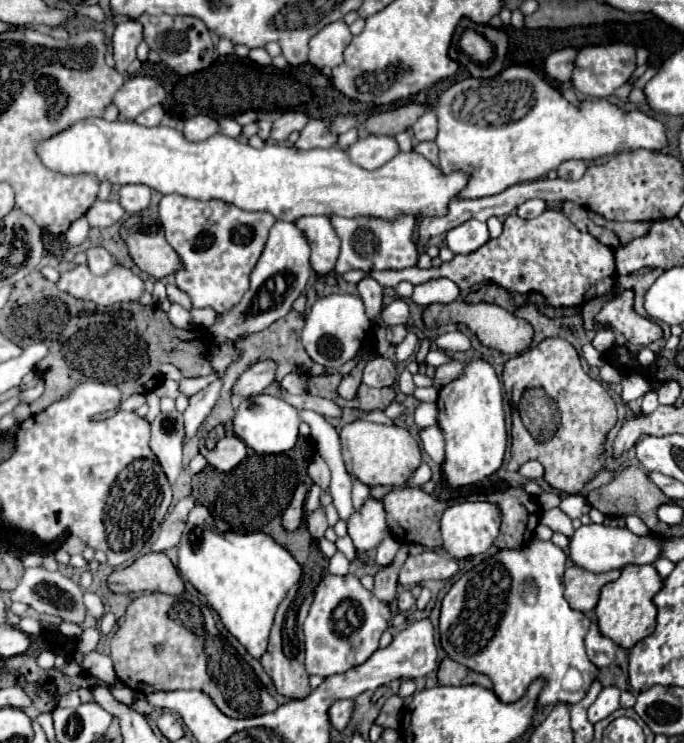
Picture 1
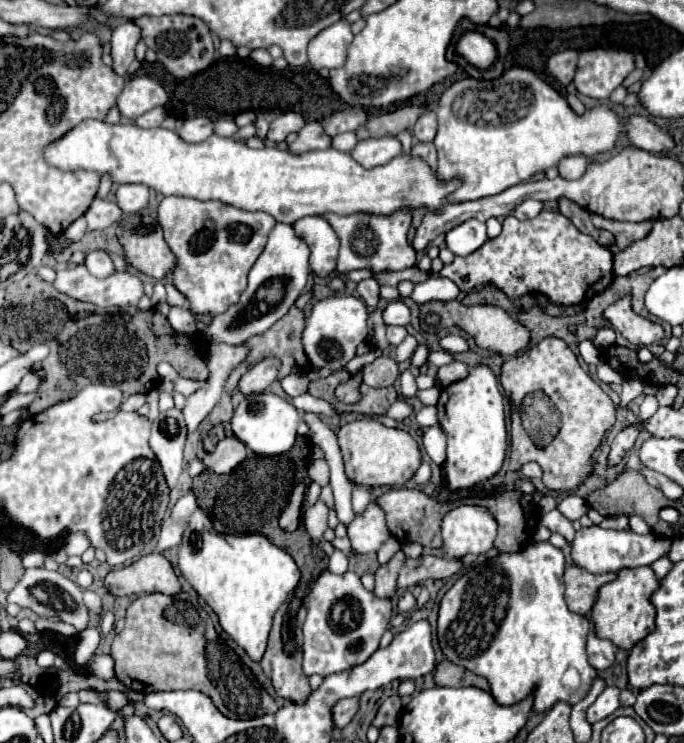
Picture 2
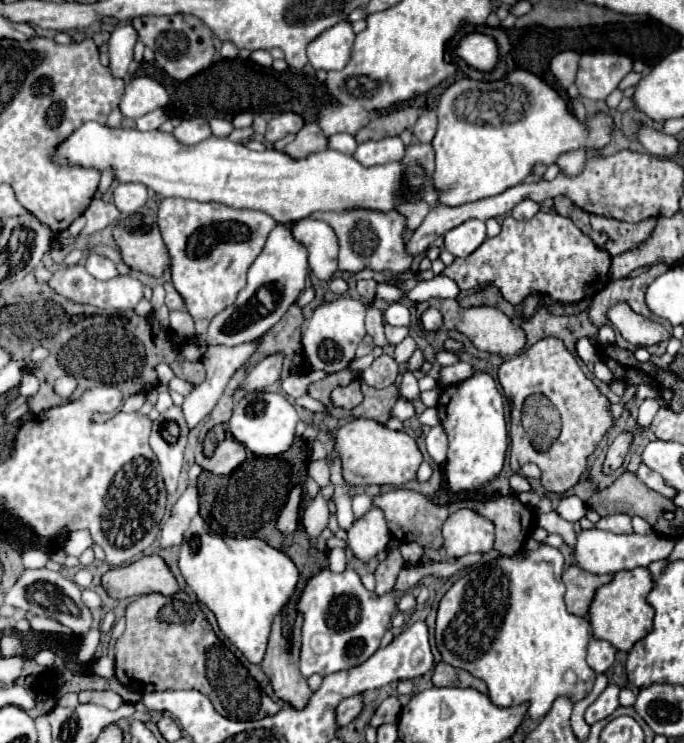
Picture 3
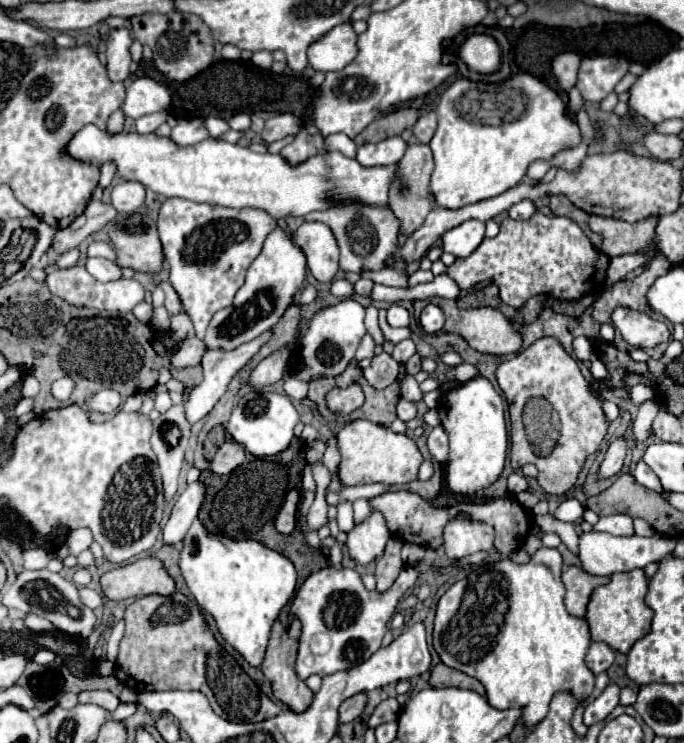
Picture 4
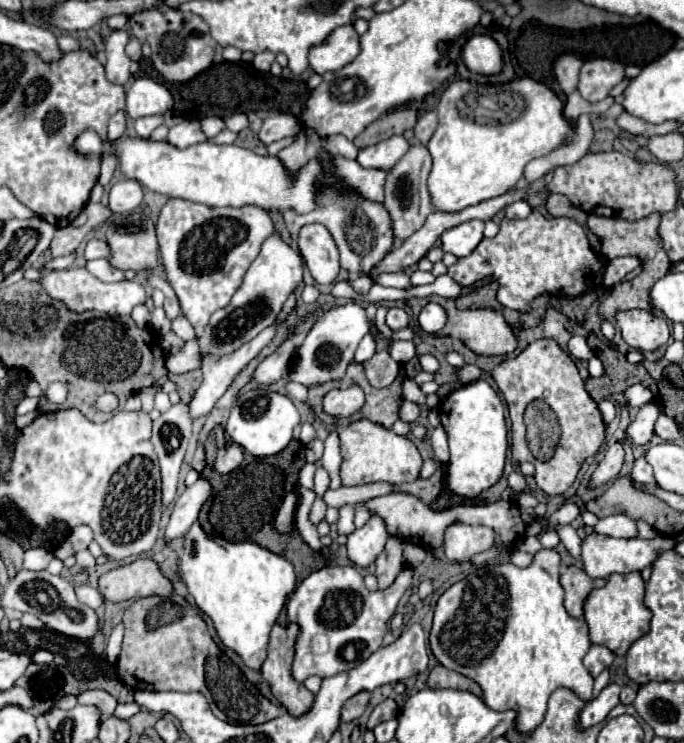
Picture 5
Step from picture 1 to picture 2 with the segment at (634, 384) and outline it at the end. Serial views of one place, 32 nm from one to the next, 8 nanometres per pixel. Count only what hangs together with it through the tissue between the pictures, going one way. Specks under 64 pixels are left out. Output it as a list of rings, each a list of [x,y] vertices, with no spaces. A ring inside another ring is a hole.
[[[632,378],[624,380],[624,390],[620,394],[620,403],[616,409],[624,408],[630,400],[638,398],[642,394],[642,388],[644,388],[644,382],[640,382],[640,380],[632,380]]]

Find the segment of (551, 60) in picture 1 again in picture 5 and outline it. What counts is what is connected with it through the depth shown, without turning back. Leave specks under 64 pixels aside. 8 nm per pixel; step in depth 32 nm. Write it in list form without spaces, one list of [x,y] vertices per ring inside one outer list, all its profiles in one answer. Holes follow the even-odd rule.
[[[566,54],[556,62],[554,74],[556,74],[556,80],[566,96],[576,90],[580,68],[582,68],[582,60],[578,56],[572,56],[572,54]]]

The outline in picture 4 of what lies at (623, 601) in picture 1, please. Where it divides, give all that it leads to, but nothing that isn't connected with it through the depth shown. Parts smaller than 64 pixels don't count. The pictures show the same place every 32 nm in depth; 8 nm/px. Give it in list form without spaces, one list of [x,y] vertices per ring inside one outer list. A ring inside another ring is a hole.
[[[642,570],[620,572],[616,576],[610,576],[610,582],[606,586],[596,588],[586,606],[586,620],[590,624],[592,640],[604,642],[616,652],[626,654],[636,640],[640,640],[650,632],[650,622],[654,612],[644,604],[646,592],[648,592],[648,580]]]

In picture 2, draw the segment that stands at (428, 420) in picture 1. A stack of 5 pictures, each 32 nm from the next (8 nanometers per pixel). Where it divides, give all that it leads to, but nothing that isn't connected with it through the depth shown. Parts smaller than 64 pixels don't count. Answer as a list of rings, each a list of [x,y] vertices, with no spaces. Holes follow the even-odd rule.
[[[424,406],[420,412],[416,412],[416,422],[418,422],[422,428],[428,428],[428,426],[438,424],[436,406]]]

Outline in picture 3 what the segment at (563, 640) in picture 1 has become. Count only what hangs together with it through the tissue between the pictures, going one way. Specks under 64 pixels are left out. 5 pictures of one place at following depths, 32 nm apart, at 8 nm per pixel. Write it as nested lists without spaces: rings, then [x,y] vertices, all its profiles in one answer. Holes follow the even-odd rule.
[[[540,544],[538,550],[534,552],[526,552],[526,558],[508,558],[508,556],[500,556],[492,562],[486,562],[486,564],[480,564],[476,568],[472,568],[464,578],[460,578],[458,582],[454,582],[454,586],[442,596],[440,604],[438,604],[438,616],[436,616],[436,648],[438,652],[442,654],[442,660],[454,668],[460,668],[460,670],[466,670],[470,672],[472,676],[480,678],[486,682],[488,686],[488,698],[492,700],[492,704],[496,704],[498,708],[508,708],[508,706],[520,706],[520,704],[530,704],[528,706],[528,712],[526,716],[530,720],[538,720],[542,716],[546,716],[546,712],[550,710],[552,706],[552,700],[556,696],[568,696],[572,698],[574,702],[580,702],[582,698],[586,698],[594,686],[594,680],[596,680],[596,674],[592,672],[592,668],[588,668],[586,664],[586,648],[588,648],[588,640],[590,640],[590,622],[586,618],[580,618],[580,616],[572,616],[568,610],[566,610],[566,604],[564,604],[564,582],[562,582],[562,570],[564,570],[564,558],[560,554],[560,550],[552,548],[552,546],[546,546],[546,544]],[[566,670],[572,670],[576,674],[576,684],[566,684],[564,682],[564,672]]]

